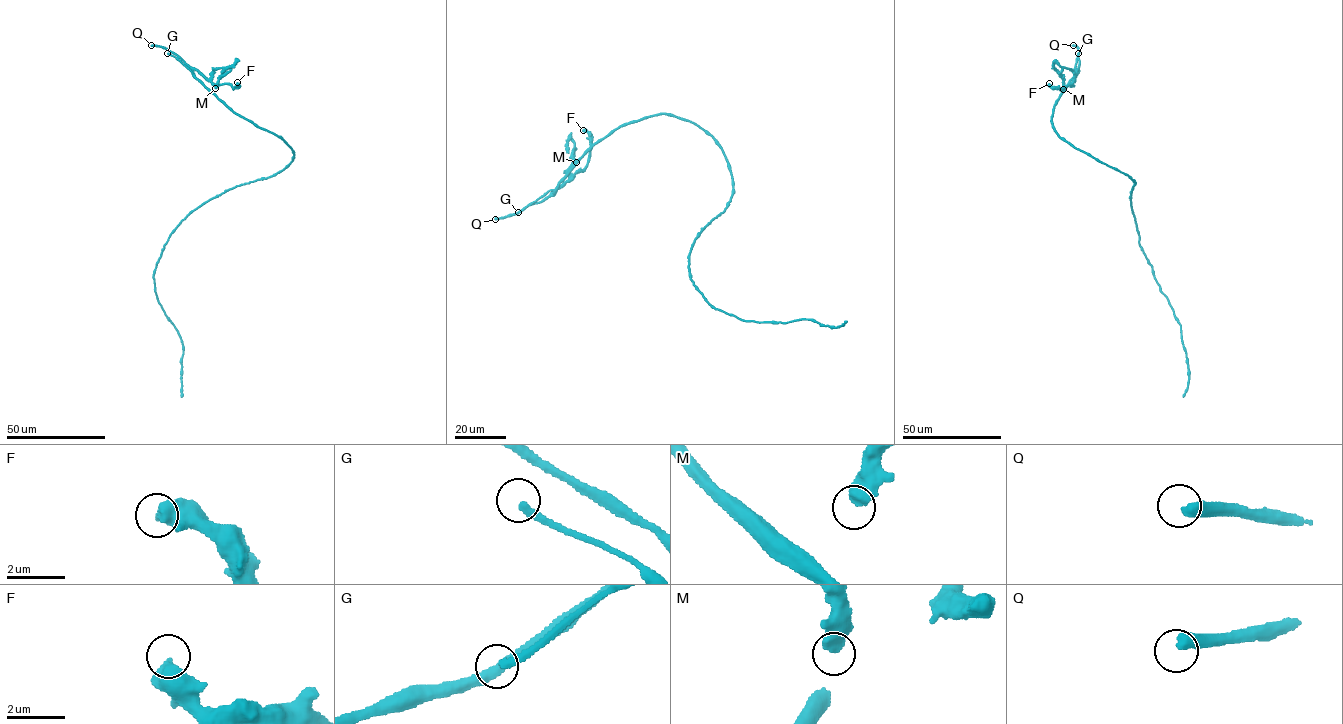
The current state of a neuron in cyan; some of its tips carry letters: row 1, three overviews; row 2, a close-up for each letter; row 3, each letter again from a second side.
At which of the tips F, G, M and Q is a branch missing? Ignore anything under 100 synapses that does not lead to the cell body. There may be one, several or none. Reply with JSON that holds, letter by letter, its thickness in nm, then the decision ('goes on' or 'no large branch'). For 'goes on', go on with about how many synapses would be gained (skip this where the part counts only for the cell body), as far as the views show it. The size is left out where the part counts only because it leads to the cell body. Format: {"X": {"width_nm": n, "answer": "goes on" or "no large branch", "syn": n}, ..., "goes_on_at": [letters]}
{"F": {"width_nm": 600, "answer": "no large branch"}, "G": {"width_nm": 260, "answer": "no large branch"}, "M": {"width_nm": 550, "answer": "no large branch"}, "Q": {"width_nm": 440, "answer": "goes on", "syn": 200}, "goes_on_at": ["Q"]}

